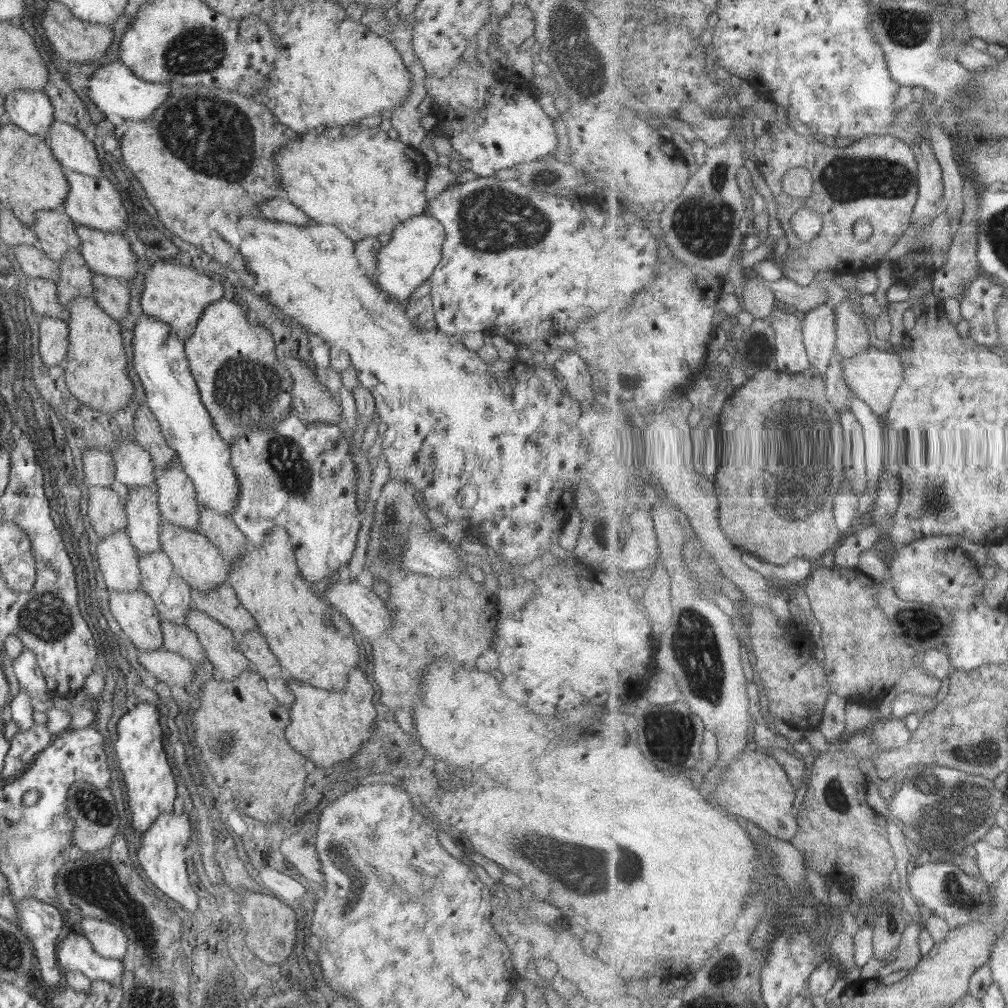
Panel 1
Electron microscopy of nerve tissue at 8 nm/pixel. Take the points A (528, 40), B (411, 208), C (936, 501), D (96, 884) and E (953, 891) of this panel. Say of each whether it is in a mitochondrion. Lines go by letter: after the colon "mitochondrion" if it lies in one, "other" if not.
A: other
B: other
C: mitochondrion
D: mitochondrion
E: mitochondrion

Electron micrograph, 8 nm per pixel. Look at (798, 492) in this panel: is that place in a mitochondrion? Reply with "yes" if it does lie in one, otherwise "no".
yes

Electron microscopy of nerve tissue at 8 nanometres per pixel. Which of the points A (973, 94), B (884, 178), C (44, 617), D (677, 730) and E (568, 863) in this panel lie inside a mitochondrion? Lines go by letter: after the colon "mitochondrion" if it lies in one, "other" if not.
A: mitochondrion
B: mitochondrion
C: mitochondrion
D: mitochondrion
E: mitochondrion

